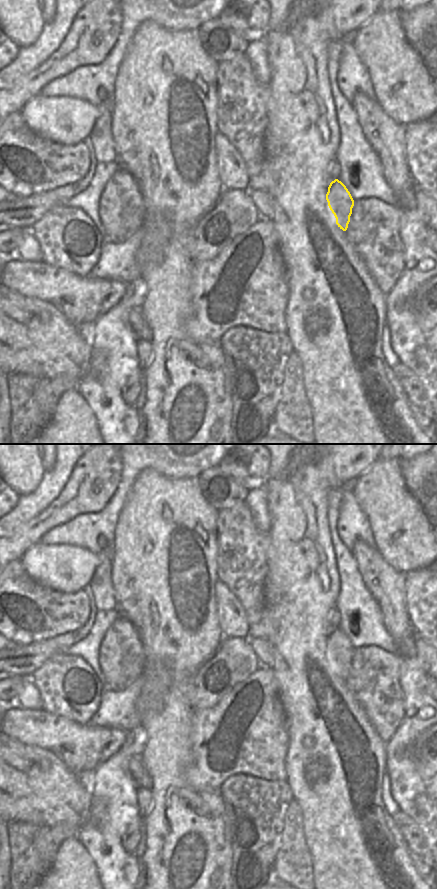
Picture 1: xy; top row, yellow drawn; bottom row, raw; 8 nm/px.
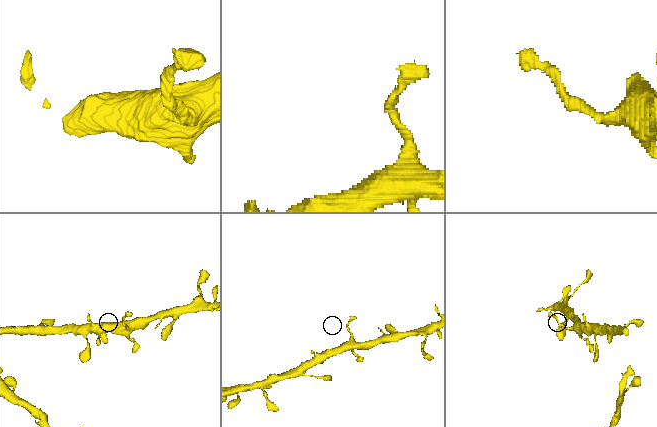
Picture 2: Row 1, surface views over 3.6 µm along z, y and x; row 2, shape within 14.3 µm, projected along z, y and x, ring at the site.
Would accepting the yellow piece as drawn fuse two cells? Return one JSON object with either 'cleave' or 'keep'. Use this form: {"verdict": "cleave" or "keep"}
{"verdict": "keep"}

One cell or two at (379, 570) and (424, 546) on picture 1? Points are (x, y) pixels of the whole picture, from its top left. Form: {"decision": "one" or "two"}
{"decision": "two"}

